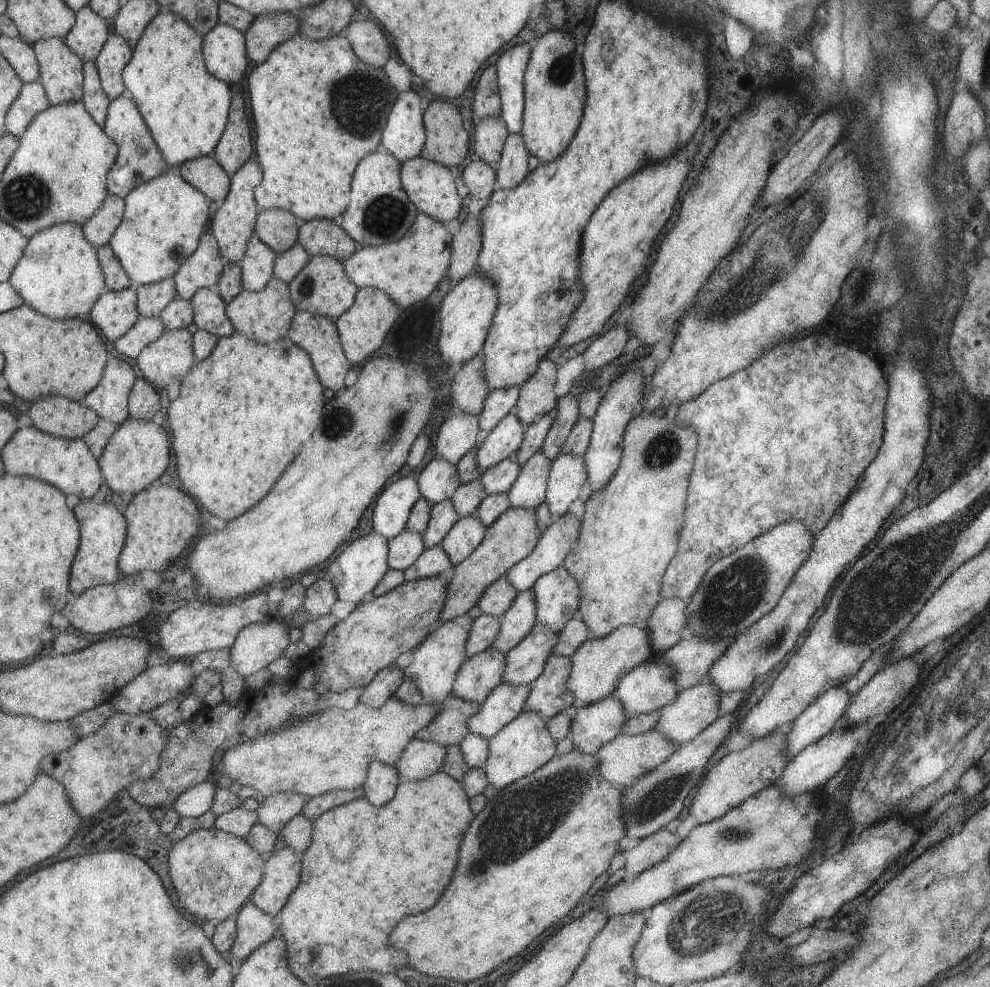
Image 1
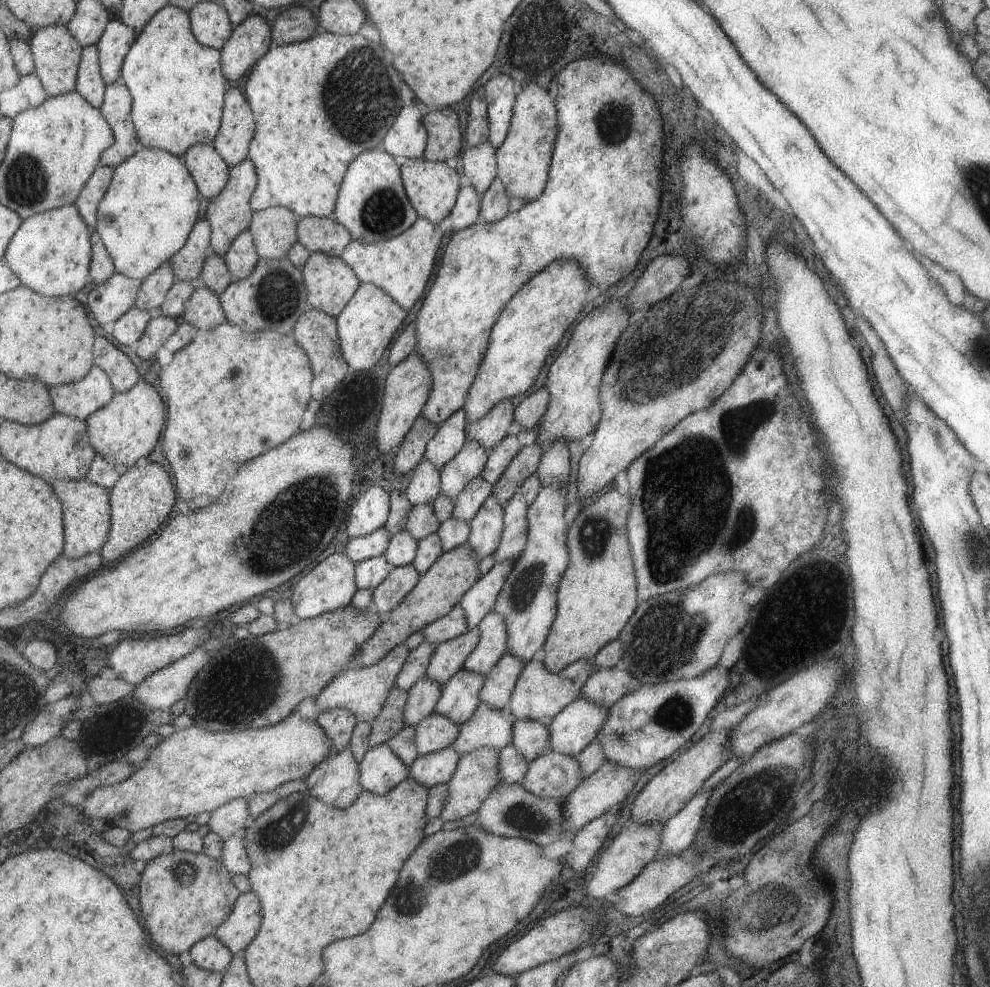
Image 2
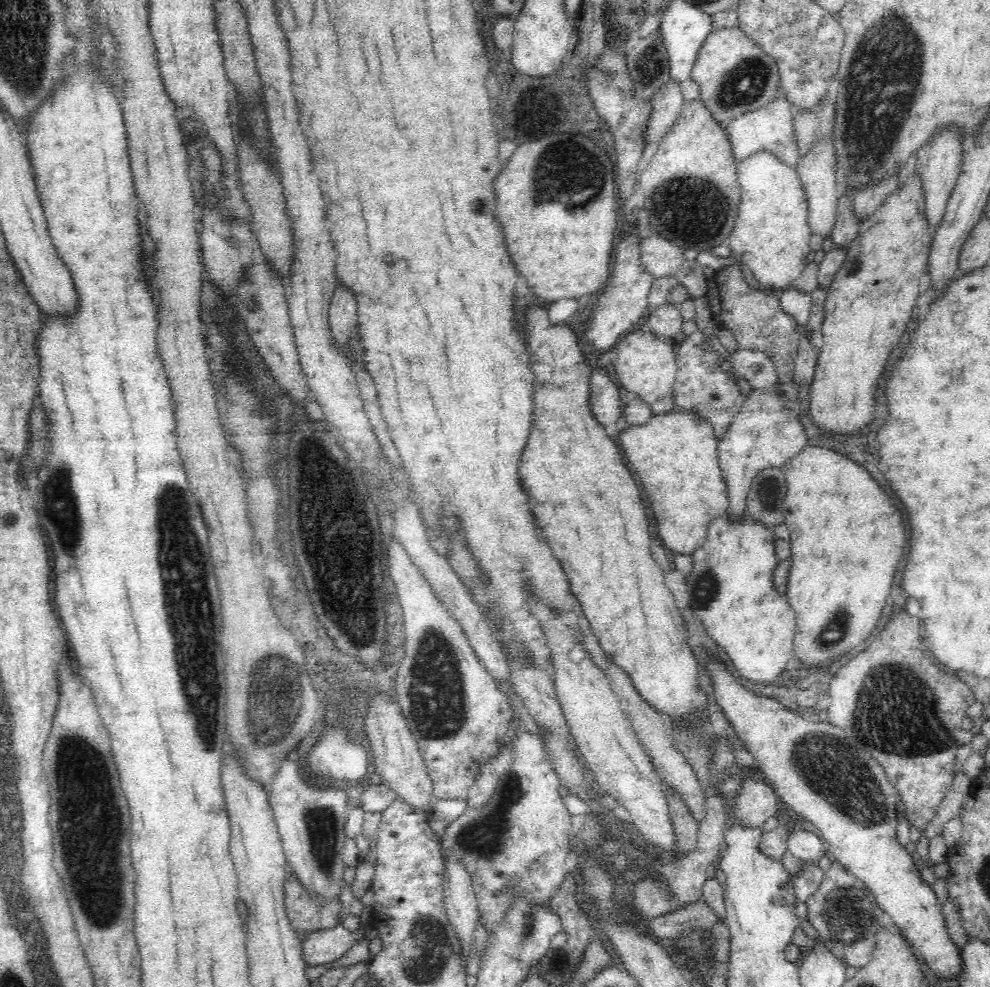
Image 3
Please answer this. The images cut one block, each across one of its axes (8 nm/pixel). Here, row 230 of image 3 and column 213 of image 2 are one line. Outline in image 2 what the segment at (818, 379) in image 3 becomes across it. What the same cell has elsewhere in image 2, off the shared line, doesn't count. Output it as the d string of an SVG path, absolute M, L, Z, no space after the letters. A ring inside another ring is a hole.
M173 848L171 852L155 856L144 864L140 873L139 902L141 912L149 912L143 916L145 930L151 932L151 938L165 950L171 952L187 952L198 940L211 935L213 931L227 920L236 898L241 894L231 883L232 874L219 859L211 858L205 853L194 853Z

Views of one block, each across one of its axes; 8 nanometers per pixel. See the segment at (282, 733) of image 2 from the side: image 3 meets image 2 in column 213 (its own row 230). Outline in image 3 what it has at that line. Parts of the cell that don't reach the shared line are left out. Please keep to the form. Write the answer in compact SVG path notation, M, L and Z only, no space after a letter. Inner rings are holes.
M758 152L749 156L740 163L737 170L742 200L734 232L730 234L727 243L730 254L741 262L750 280L759 288L784 290L807 266L805 260L810 252L808 243L811 232L807 223L807 200L798 172L794 167L782 164L769 152Z

